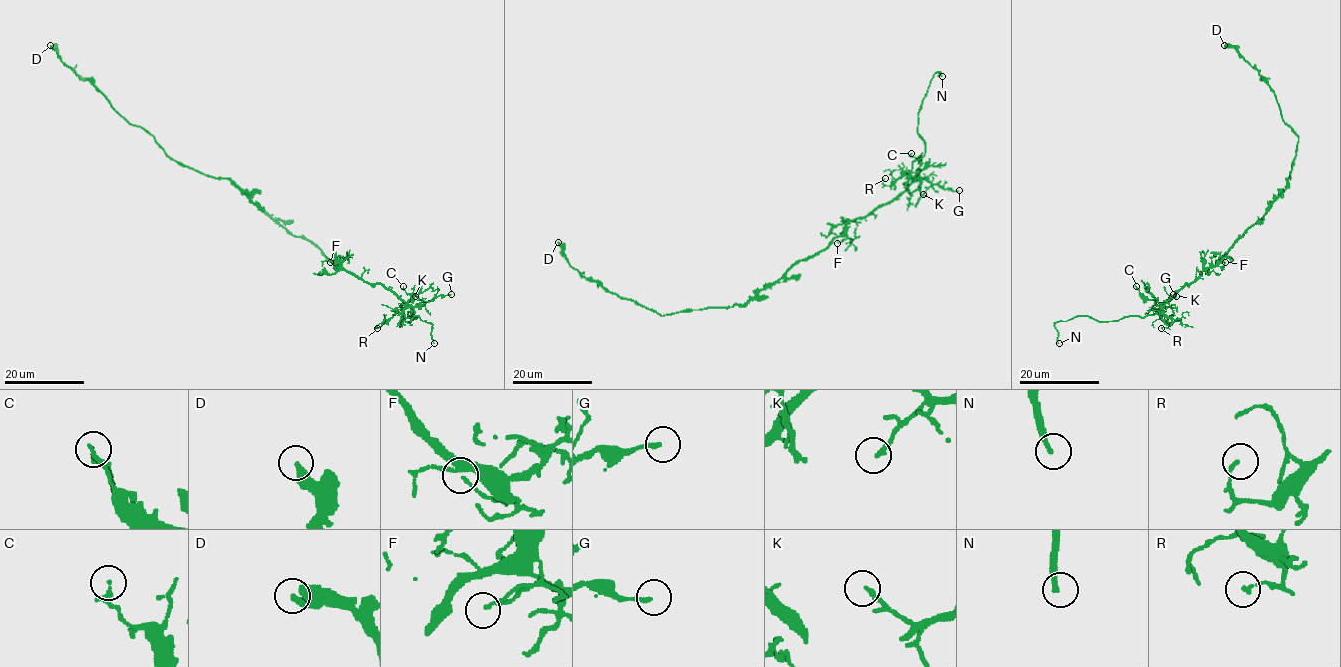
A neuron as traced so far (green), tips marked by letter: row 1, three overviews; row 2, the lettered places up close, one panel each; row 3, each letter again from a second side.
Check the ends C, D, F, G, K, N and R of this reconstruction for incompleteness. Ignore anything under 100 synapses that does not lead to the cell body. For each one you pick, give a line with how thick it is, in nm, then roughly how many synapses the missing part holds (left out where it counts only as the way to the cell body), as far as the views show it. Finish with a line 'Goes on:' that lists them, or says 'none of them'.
N: 200 nm
Goes on: N

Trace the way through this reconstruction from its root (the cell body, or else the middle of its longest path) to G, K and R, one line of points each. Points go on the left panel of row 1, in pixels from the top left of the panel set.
G: (280, 224), (293, 235), (308, 239), (341, 269), (382, 284), (407, 305), (421, 306), (451, 294)
K: (280, 224), (293, 235), (308, 239), (341, 269), (382, 284), (405, 304), (420, 306), (423, 302), (415, 296)
R: (280, 224), (293, 235), (308, 239), (341, 269), (370, 283), (382, 284), (404, 304), (400, 312), (377, 328)

